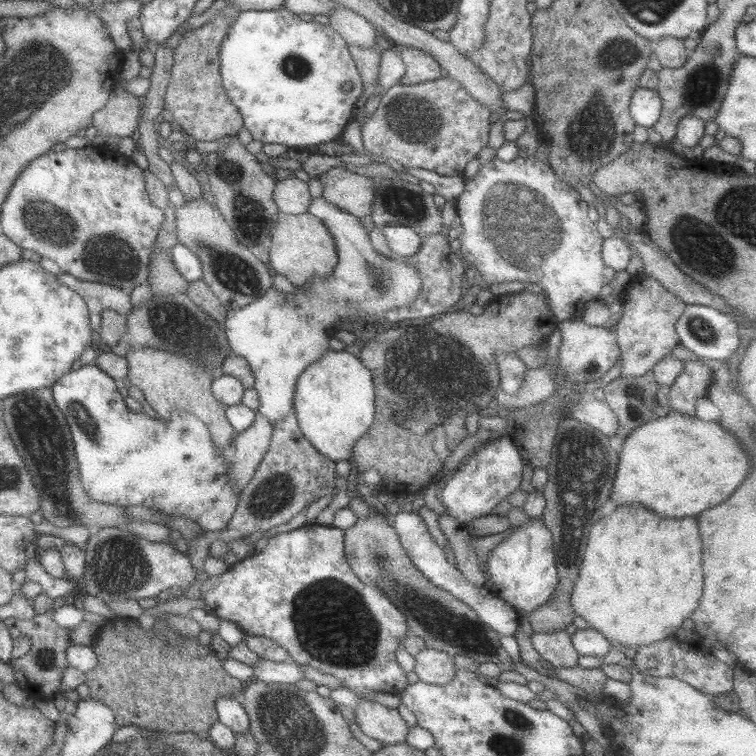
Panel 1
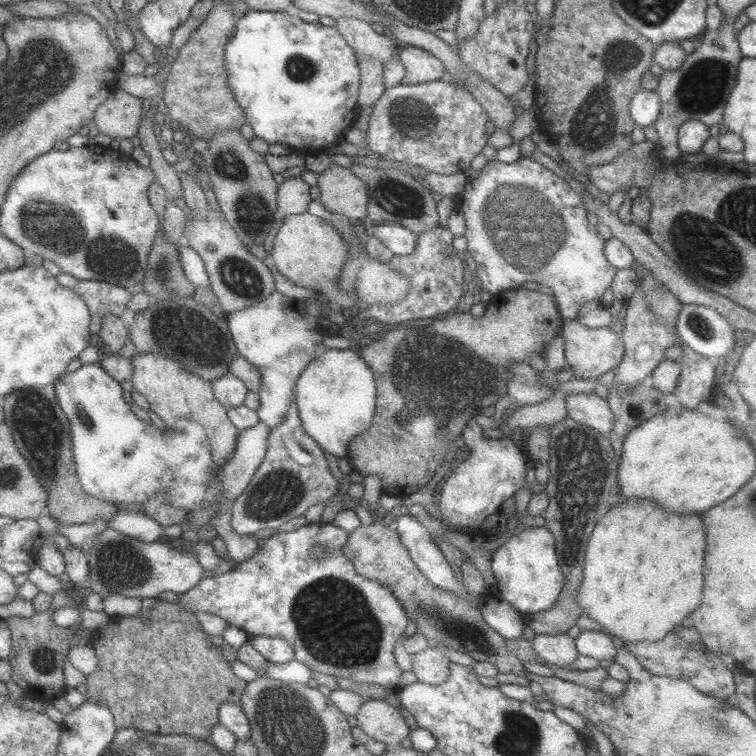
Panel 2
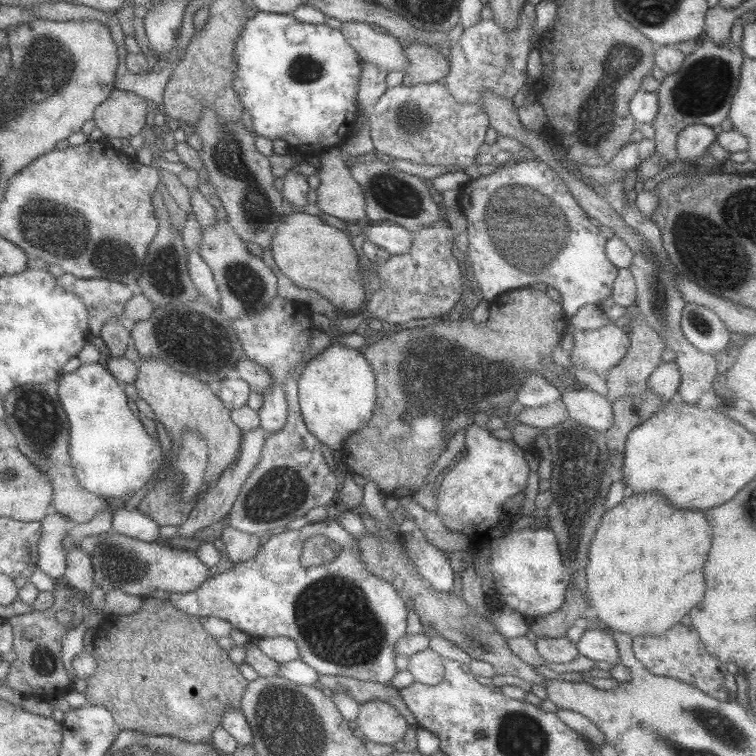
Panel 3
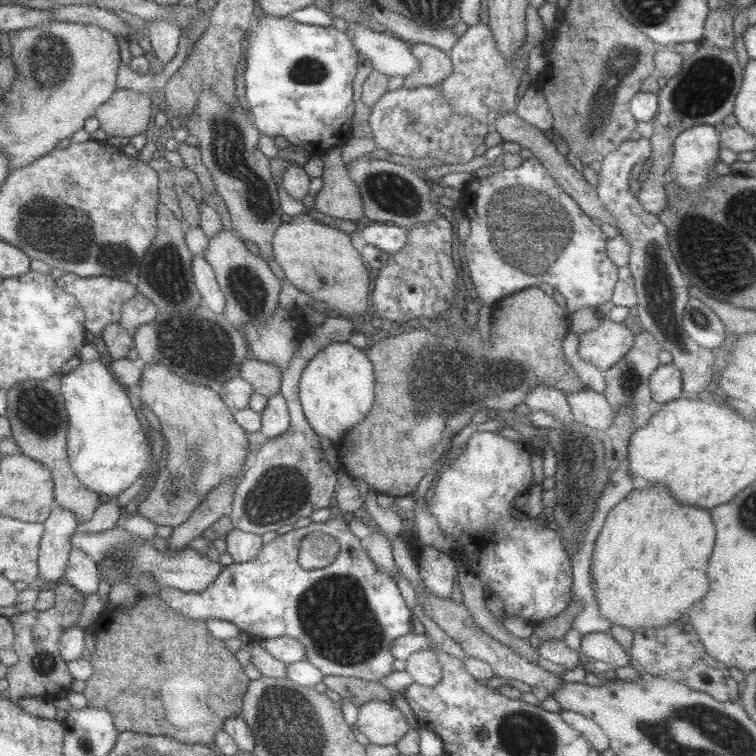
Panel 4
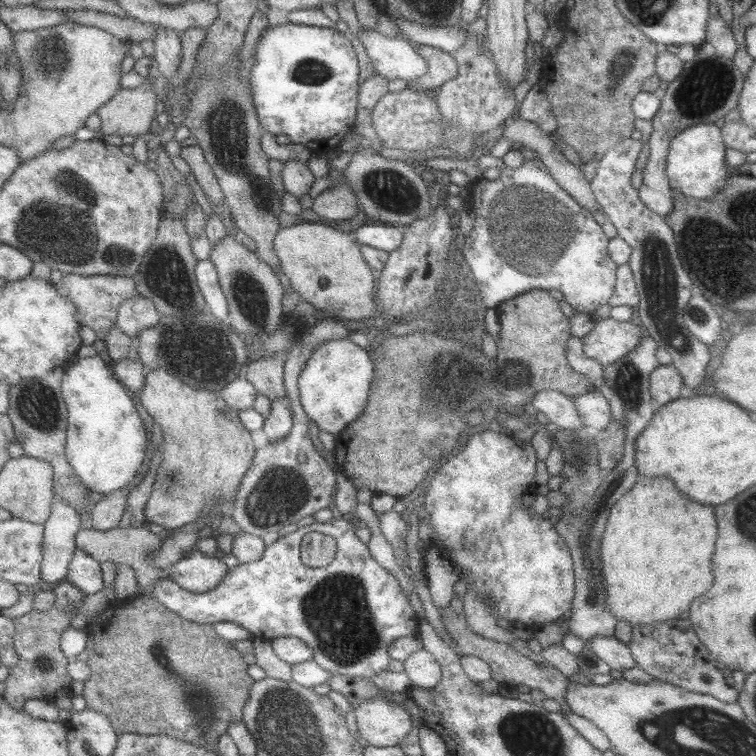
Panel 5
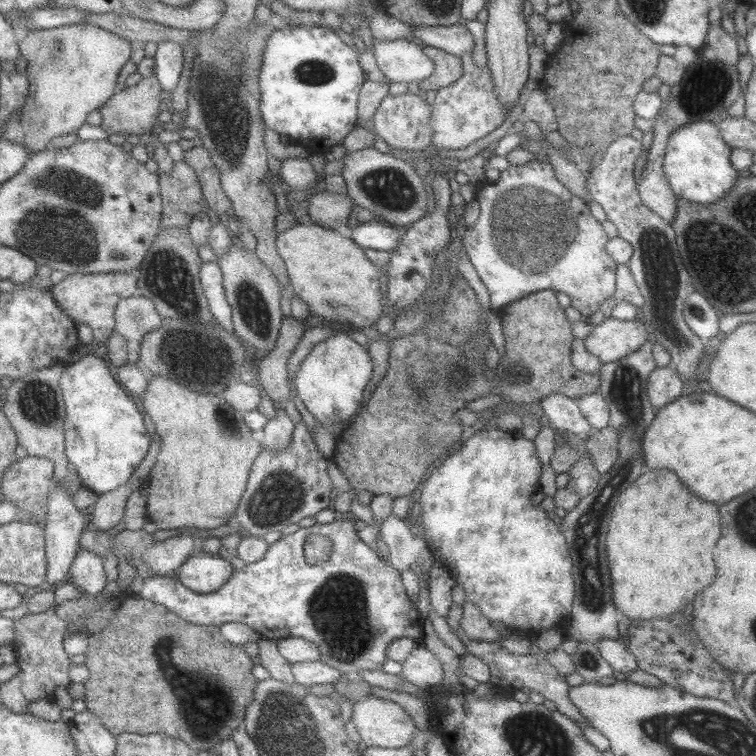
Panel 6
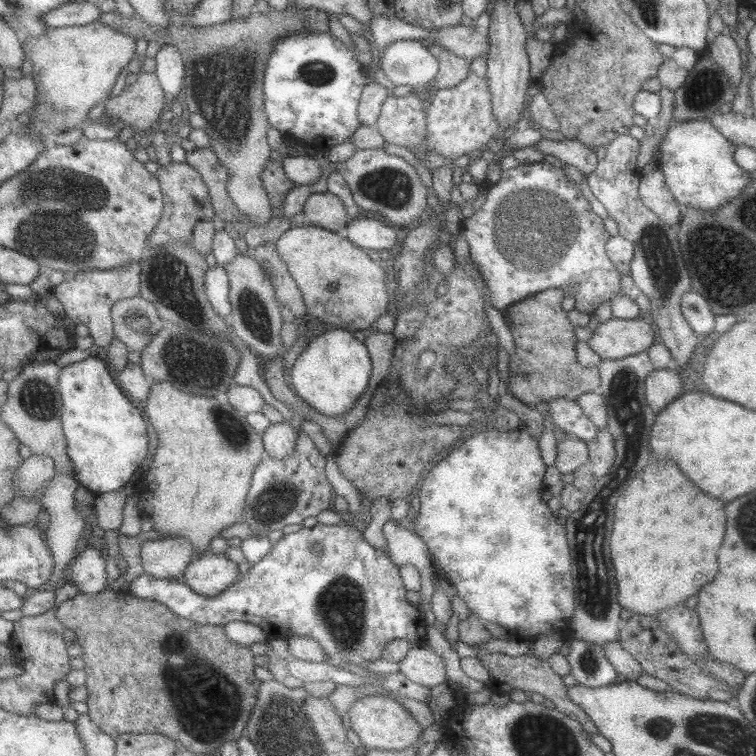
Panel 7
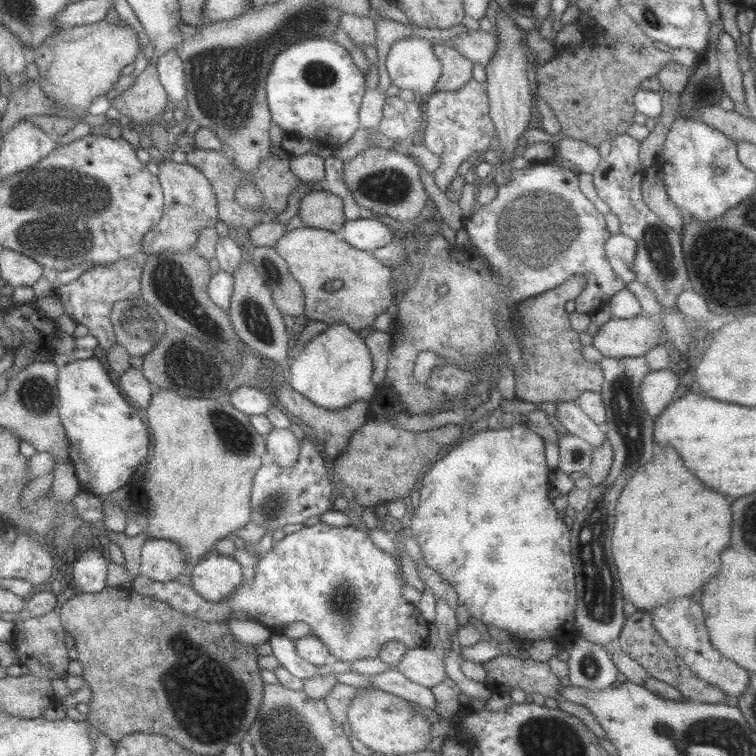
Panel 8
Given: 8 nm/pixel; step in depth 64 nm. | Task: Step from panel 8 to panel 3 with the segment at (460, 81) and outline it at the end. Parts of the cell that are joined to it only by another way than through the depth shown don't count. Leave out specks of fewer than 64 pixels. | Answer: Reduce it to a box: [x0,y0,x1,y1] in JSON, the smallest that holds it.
[404,43,451,85]

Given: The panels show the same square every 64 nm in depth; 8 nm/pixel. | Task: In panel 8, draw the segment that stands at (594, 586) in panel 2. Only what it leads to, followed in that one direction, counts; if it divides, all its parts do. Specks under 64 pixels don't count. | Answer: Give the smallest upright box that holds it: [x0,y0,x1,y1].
[611,448,734,612]

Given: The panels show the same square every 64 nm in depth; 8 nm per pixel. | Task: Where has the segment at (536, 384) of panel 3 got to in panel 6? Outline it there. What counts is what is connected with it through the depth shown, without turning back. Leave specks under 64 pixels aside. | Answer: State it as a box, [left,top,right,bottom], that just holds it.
[538,393,597,438]

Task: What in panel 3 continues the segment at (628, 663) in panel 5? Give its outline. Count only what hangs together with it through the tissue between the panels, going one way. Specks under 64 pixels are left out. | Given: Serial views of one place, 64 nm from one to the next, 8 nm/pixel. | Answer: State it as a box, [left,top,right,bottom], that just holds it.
[576,629,620,666]

